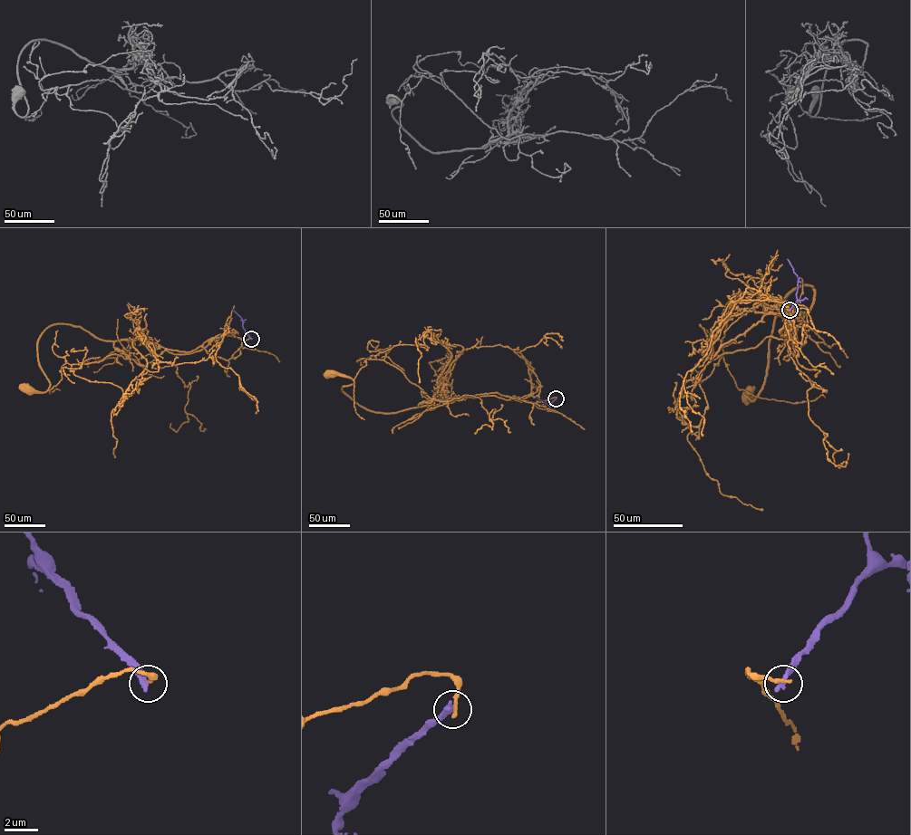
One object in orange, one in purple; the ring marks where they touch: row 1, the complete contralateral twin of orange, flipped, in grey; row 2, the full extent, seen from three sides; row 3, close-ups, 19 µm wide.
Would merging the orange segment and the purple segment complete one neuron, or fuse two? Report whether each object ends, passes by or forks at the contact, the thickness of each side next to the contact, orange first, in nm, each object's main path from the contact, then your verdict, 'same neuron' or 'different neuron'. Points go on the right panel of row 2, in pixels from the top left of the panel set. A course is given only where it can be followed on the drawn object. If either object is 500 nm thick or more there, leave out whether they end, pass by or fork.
orange ends | purple ends | 240/360 nm | orange via (789, 310), (797, 346), (785, 322), (780, 332), (794, 355), (810, 285), (782, 302), (762, 389), (749, 395) | purple via (789, 310), (797, 301), (798, 278), (788, 259) | different neuron

